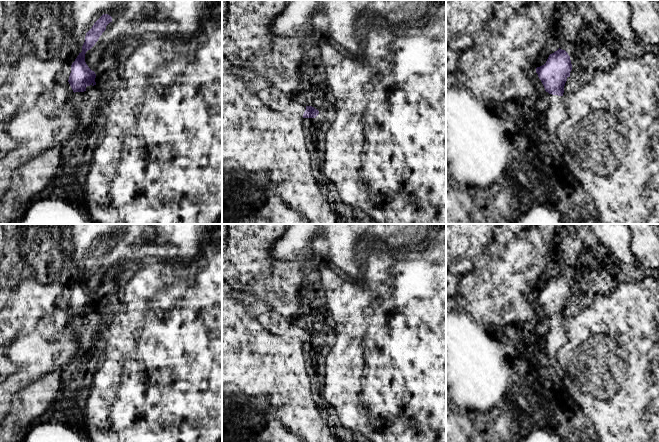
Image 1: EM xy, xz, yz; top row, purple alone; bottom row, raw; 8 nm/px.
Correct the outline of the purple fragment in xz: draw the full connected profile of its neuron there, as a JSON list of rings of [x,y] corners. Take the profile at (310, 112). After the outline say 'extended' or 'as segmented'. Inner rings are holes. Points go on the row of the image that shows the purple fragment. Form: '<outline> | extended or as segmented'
[[[274,87],[257,91],[258,98],[269,108],[287,117],[316,118],[319,111],[294,100],[292,95],[284,94]]] | extended

